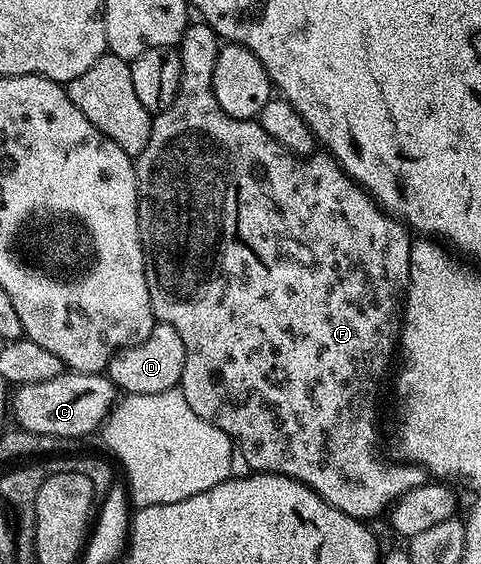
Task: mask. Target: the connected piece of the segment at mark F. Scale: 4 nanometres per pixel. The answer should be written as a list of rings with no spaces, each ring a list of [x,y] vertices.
[[[202,20],[192,21],[185,28],[183,39],[179,41],[177,47],[181,56],[181,84],[177,96],[173,100],[173,104],[169,104],[169,108],[165,108],[161,113],[154,115],[151,124],[151,135],[149,136],[149,144],[145,144],[145,148],[134,159],[135,175],[137,176],[137,184],[139,185],[139,239],[143,245],[143,263],[145,264],[145,280],[149,288],[149,300],[151,301],[151,311],[155,313],[158,321],[165,324],[173,324],[173,328],[177,328],[177,332],[181,336],[181,344],[185,344],[185,368],[183,375],[179,381],[185,400],[189,400],[189,408],[193,408],[193,412],[197,412],[197,416],[201,416],[201,420],[209,420],[209,424],[213,424],[217,428],[221,428],[221,432],[225,432],[235,443],[237,454],[240,459],[243,458],[251,465],[252,471],[260,474],[280,474],[287,479],[297,480],[308,490],[317,492],[317,496],[321,496],[321,500],[325,500],[333,508],[337,508],[341,512],[345,512],[349,516],[360,520],[372,520],[378,514],[386,515],[394,506],[395,501],[401,496],[405,496],[405,492],[413,492],[413,488],[421,488],[421,484],[425,484],[429,480],[429,475],[422,466],[417,466],[402,460],[394,460],[383,458],[383,454],[379,451],[379,385],[383,382],[383,377],[387,374],[387,365],[391,362],[391,353],[396,353],[397,343],[401,337],[401,327],[403,325],[403,307],[405,305],[405,295],[407,293],[407,281],[409,281],[409,260],[411,259],[411,243],[412,235],[409,233],[408,227],[404,226],[397,218],[392,218],[387,211],[381,209],[375,199],[371,197],[367,191],[362,190],[350,178],[344,170],[339,167],[339,163],[326,152],[316,152],[307,157],[299,157],[286,150],[281,144],[277,144],[277,140],[273,140],[273,136],[269,136],[269,132],[265,132],[265,128],[259,125],[258,121],[249,118],[234,118],[224,112],[217,104],[217,96],[213,96],[213,64],[219,55],[221,39],[218,34],[213,32],[213,28]]]

